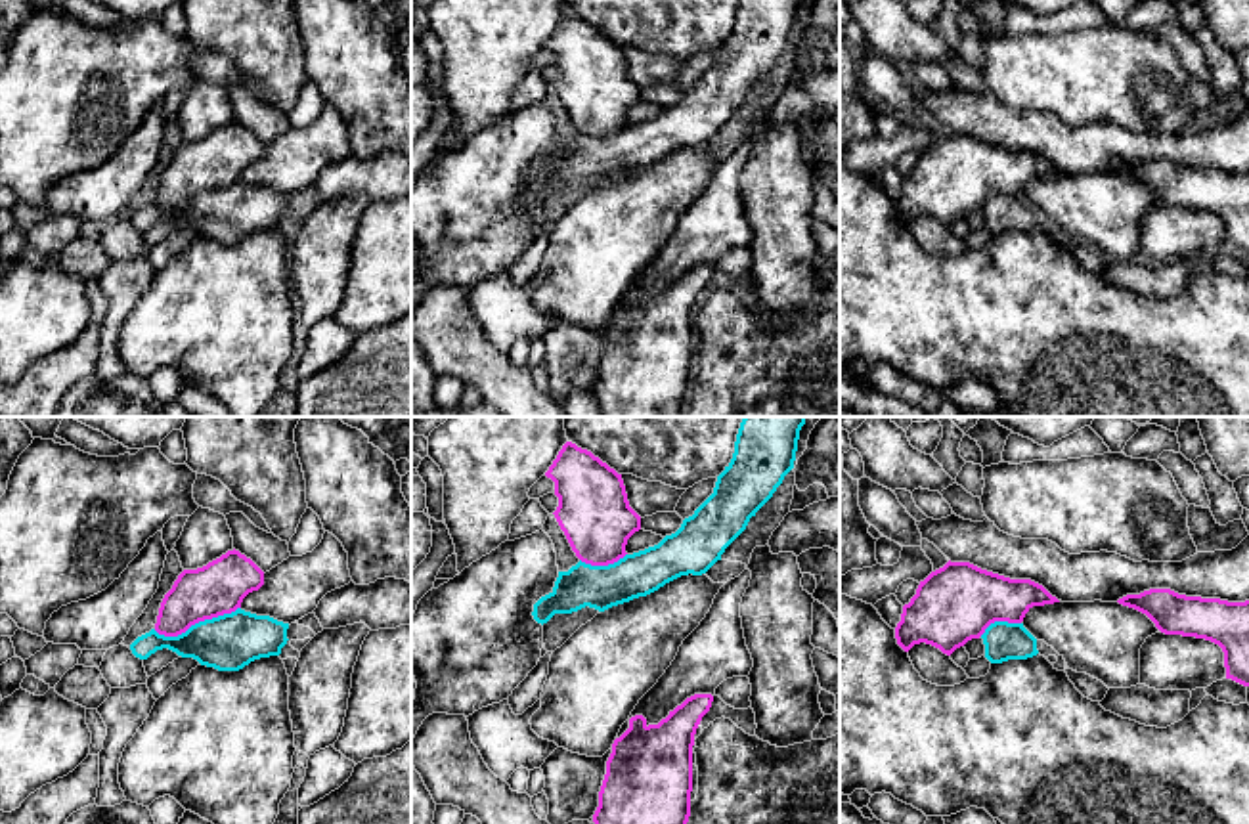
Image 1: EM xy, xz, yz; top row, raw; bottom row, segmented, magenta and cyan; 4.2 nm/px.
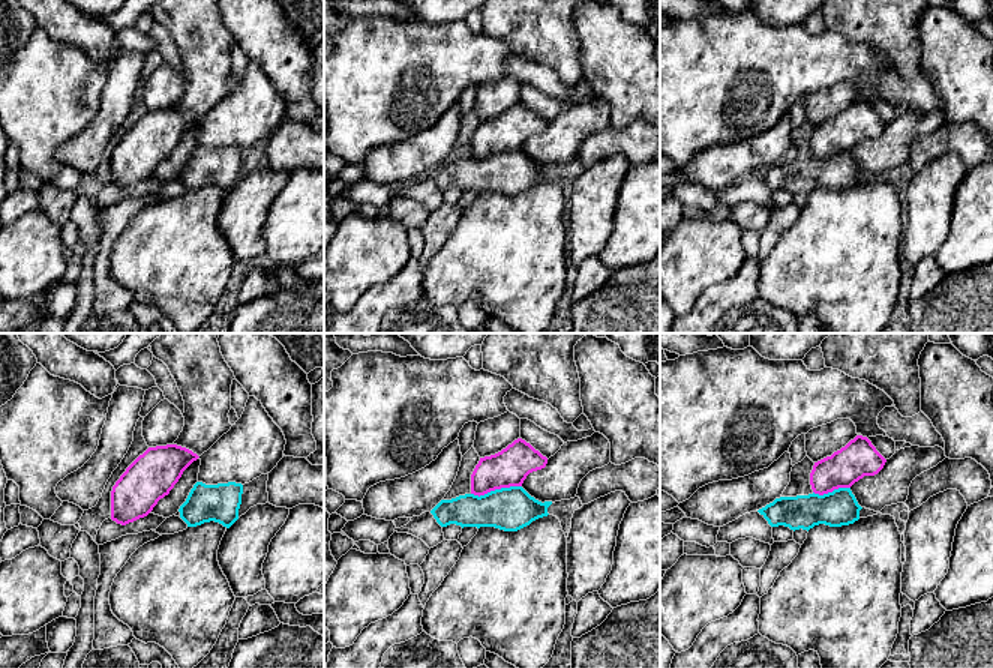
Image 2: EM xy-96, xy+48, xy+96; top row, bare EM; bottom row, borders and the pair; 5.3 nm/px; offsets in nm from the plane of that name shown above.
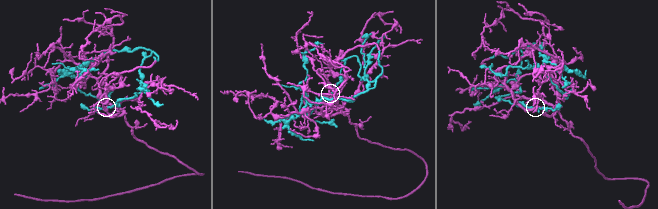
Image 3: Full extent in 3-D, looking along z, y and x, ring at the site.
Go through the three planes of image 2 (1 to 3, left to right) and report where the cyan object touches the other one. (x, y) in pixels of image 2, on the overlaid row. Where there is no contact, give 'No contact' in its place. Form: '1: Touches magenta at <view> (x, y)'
1: No contact
2: Touches magenta at xy+48 (495, 488)
3: Touches magenta at xy+96 (831, 491)

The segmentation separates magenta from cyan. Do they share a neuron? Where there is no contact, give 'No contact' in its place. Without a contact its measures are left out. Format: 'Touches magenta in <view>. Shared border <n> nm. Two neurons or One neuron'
Touches magenta in xy. Shared border 380 nm. One neuron

